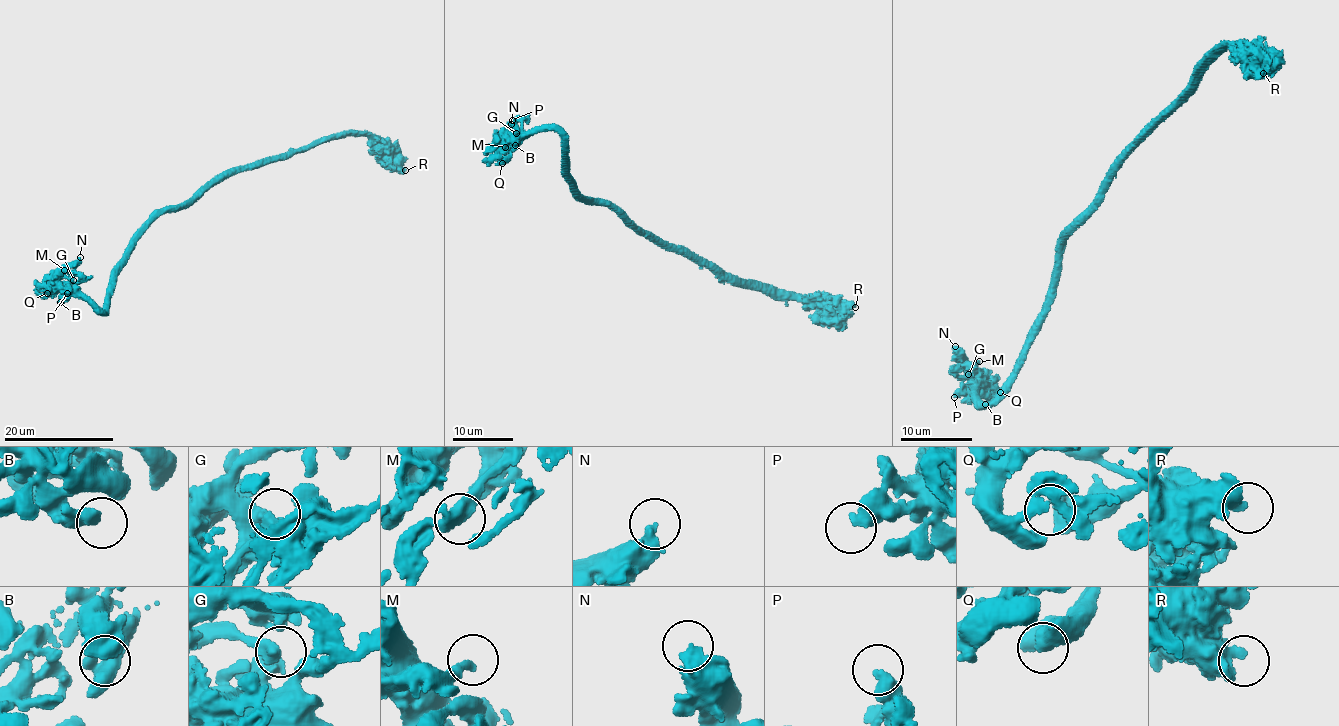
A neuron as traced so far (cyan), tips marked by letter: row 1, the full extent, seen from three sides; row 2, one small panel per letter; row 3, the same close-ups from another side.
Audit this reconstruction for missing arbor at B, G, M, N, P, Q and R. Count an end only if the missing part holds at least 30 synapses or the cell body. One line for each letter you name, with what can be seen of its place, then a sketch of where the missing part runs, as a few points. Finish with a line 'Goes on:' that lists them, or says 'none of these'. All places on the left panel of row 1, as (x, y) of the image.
N: Place: (80, 257). Course of what is missing: (80, 257), (137, 239), (147, 241), (143, 237), (147, 206), (145, 206)
Goes on: N

